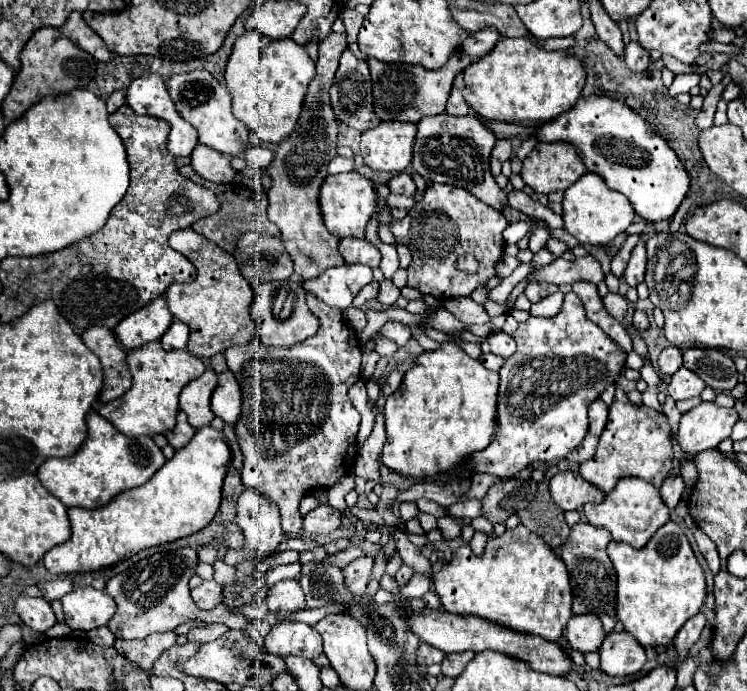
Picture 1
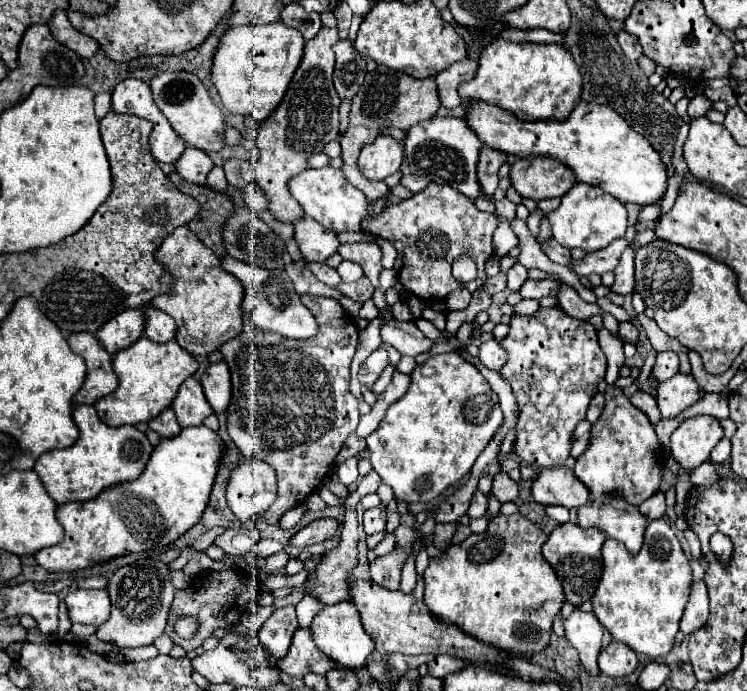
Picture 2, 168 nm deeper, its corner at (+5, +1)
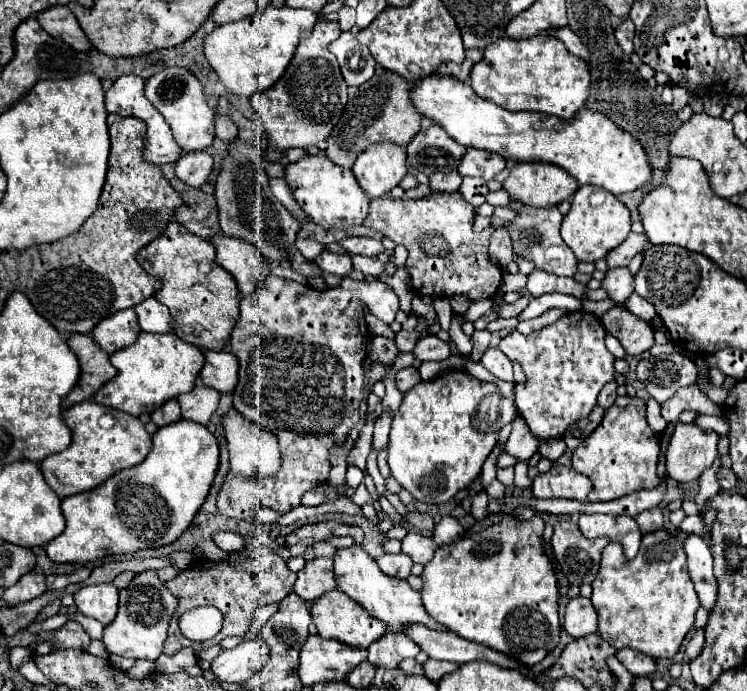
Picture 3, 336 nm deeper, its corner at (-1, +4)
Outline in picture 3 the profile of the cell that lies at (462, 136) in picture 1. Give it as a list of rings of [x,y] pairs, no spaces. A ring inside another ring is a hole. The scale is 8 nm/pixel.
[[[432,124],[410,140],[406,152],[408,164],[430,176],[432,172],[454,172],[466,148],[460,148],[440,126]]]

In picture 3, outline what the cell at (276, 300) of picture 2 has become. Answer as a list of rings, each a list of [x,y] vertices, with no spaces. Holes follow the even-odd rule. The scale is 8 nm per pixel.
[[[218,232],[210,238],[210,242],[216,248],[214,262],[232,274],[242,294],[252,294],[256,284],[270,274],[270,268],[258,248],[254,248],[248,240]]]

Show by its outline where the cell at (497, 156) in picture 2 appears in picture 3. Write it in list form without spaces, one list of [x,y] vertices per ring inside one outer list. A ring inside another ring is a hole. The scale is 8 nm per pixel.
[[[470,148],[462,156],[462,160],[458,164],[458,172],[460,172],[460,176],[480,176],[488,182],[500,170],[504,170],[504,166],[506,166],[506,160],[502,156]]]

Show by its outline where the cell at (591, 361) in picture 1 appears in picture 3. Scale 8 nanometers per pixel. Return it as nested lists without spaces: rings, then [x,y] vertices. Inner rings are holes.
[[[578,310],[578,312],[568,312],[566,316],[562,316],[560,320],[556,320],[550,326],[544,326],[538,332],[520,334],[514,330],[500,340],[498,348],[510,360],[518,360],[526,374],[526,382],[514,386],[516,410],[526,420],[530,432],[536,438],[540,438],[540,440],[560,438],[570,424],[576,424],[582,416],[588,416],[590,410],[596,406],[596,398],[598,398],[602,386],[614,378],[614,356],[604,346],[604,336],[606,336],[606,332],[604,332],[604,326],[600,324],[600,320],[596,316],[592,316],[590,312]]]

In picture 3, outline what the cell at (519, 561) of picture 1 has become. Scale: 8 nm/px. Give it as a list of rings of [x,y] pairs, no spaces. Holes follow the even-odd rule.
[[[490,514],[486,520],[482,520],[478,526],[486,526],[484,530],[478,530],[474,536],[472,534],[466,534],[462,540],[458,540],[456,544],[452,546],[440,546],[434,554],[434,558],[424,566],[424,572],[422,572],[422,582],[424,582],[424,588],[422,588],[422,604],[426,608],[426,612],[438,622],[442,624],[444,628],[452,630],[454,634],[466,638],[466,640],[472,640],[472,642],[478,642],[478,644],[484,644],[492,650],[498,650],[502,654],[506,654],[508,658],[514,658],[516,662],[520,662],[522,666],[526,668],[532,668],[534,664],[538,664],[550,650],[556,648],[558,640],[560,640],[560,616],[558,616],[558,580],[554,578],[554,568],[548,560],[548,556],[544,554],[544,548],[542,548],[542,530],[544,530],[544,520],[540,516],[534,516],[532,520],[516,520],[514,516],[510,514]]]

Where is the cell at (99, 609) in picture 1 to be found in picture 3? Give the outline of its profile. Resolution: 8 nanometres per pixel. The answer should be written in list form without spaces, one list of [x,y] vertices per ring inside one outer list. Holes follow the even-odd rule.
[[[114,584],[86,586],[74,594],[74,602],[82,614],[96,618],[106,626],[114,620],[118,610],[118,588]]]

